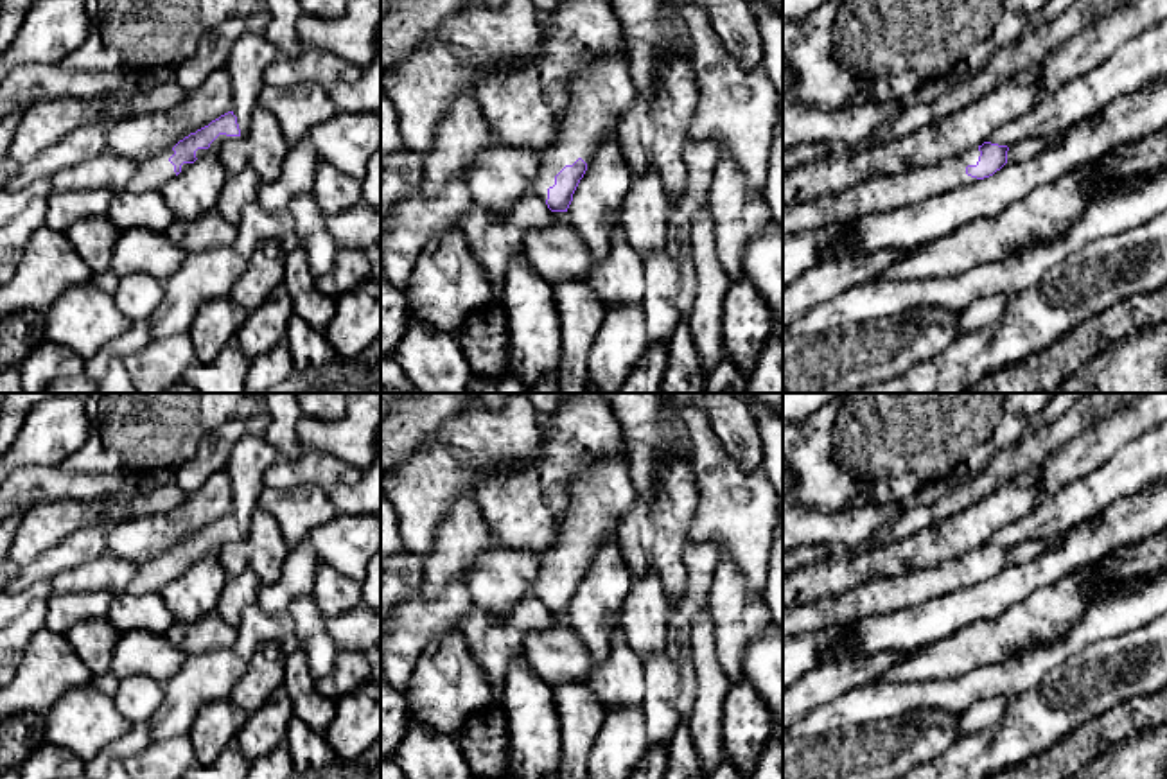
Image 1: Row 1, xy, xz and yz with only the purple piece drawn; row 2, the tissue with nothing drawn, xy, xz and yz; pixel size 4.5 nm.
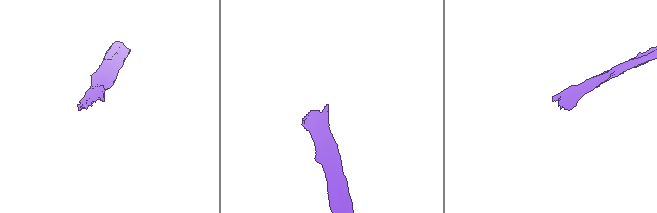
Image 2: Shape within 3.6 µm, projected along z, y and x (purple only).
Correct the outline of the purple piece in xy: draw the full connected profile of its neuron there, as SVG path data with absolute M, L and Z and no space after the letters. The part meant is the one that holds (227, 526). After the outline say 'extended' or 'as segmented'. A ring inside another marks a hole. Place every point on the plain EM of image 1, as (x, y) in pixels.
M228 513L180 542L172 551L138 565L126 592L133 596L160 592L181 573L187 573L197 560L208 553L219 553L228 542L239 538L237 519L233 513Z; extended

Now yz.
M984 544L932 569L873 578L844 594L783 608L783 639L851 625L874 614L917 607L993 578L1007 565L1007 547Z; extended

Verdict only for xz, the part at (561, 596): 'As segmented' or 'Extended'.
Extended

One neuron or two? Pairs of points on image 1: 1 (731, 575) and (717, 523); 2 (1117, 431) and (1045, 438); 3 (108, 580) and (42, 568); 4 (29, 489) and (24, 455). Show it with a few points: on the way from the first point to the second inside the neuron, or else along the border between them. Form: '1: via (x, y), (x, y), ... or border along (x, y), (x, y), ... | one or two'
1: border along (722, 555), (737, 566), (751, 591) | two
2: border along (1115, 411), (1090, 422), (1047, 462) | two
3: border along (103, 555), (67, 568), (51, 580) | two
4: border along (58, 465), (27, 465), (18, 471) | two

